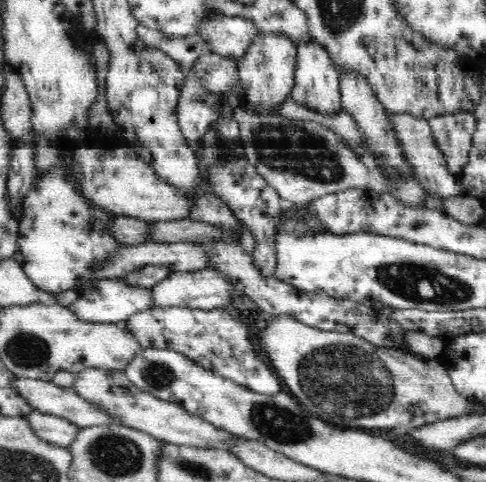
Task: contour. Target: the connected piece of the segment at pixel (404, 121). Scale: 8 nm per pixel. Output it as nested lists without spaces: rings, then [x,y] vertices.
[[[392,114],[392,116],[393,124],[394,127],[397,128],[397,135],[400,139],[405,158],[408,159],[410,165],[417,171],[428,195],[434,194],[434,197],[447,200],[451,197],[464,194],[461,175],[450,172],[450,169],[446,167],[444,153],[442,153],[434,142],[434,135],[429,128],[429,123],[425,119],[415,118],[408,114]]]

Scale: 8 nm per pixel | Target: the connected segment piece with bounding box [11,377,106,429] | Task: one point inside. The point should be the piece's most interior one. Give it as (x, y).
(48, 397)

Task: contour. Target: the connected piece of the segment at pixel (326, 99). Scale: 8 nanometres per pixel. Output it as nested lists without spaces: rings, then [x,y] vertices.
[[[312,38],[297,47],[297,66],[295,71],[295,84],[291,93],[291,99],[296,103],[332,117],[341,112],[340,78],[338,71],[331,65],[330,56]]]

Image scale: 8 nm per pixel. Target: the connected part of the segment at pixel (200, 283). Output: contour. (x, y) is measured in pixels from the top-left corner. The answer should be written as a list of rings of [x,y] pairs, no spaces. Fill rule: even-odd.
[[[204,267],[196,272],[170,272],[164,279],[151,288],[153,306],[156,308],[186,307],[192,309],[214,310],[226,308],[230,304],[233,285],[221,273]]]

